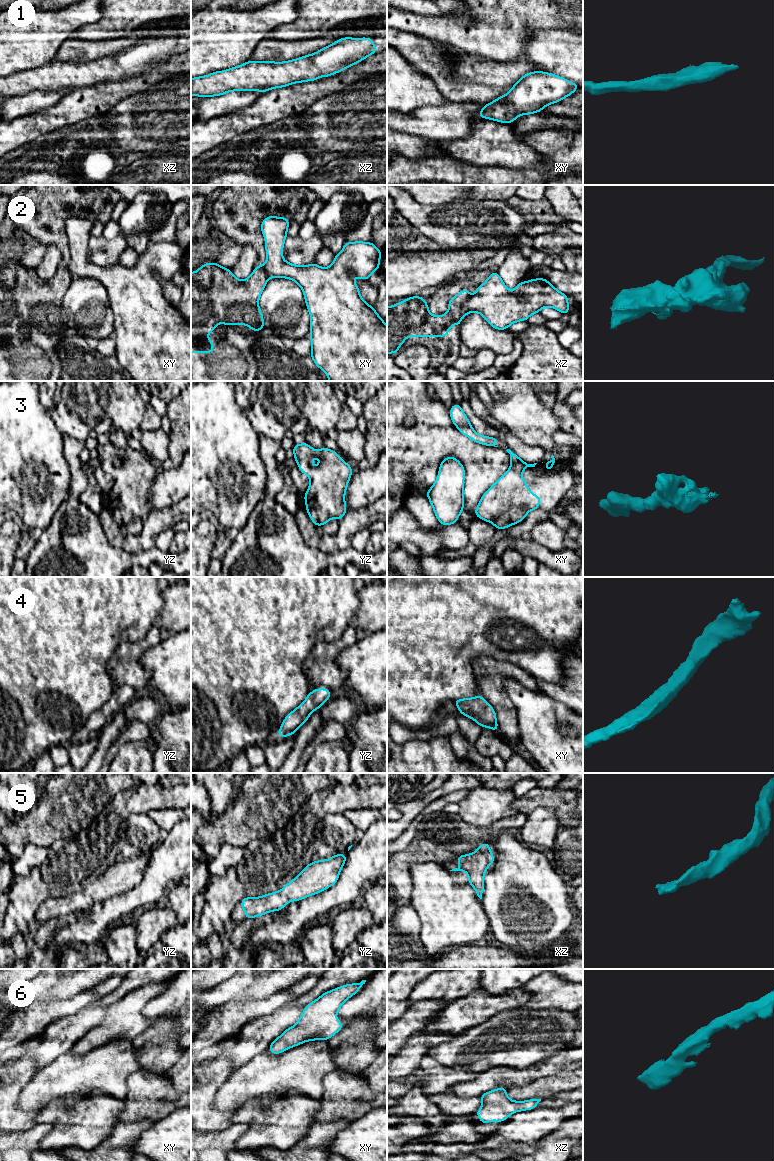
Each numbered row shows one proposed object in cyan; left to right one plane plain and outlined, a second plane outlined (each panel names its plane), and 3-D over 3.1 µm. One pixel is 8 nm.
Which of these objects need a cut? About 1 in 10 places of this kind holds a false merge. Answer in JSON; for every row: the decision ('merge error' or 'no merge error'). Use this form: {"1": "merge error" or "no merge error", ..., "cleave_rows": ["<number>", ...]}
{"1": "no merge error", "2": "merge error", "3": "no merge error", "4": "no merge error", "5": "no merge error", "6": "no merge error", "cleave_rows": ["2"]}

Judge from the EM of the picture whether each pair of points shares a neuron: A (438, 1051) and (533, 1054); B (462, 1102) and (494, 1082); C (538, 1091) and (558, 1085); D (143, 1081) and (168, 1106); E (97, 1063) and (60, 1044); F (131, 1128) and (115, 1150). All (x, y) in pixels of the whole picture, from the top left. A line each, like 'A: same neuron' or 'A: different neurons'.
A: same neuron
B: different neurons
C: same neuron
D: same neuron
E: different neurons
F: same neuron

